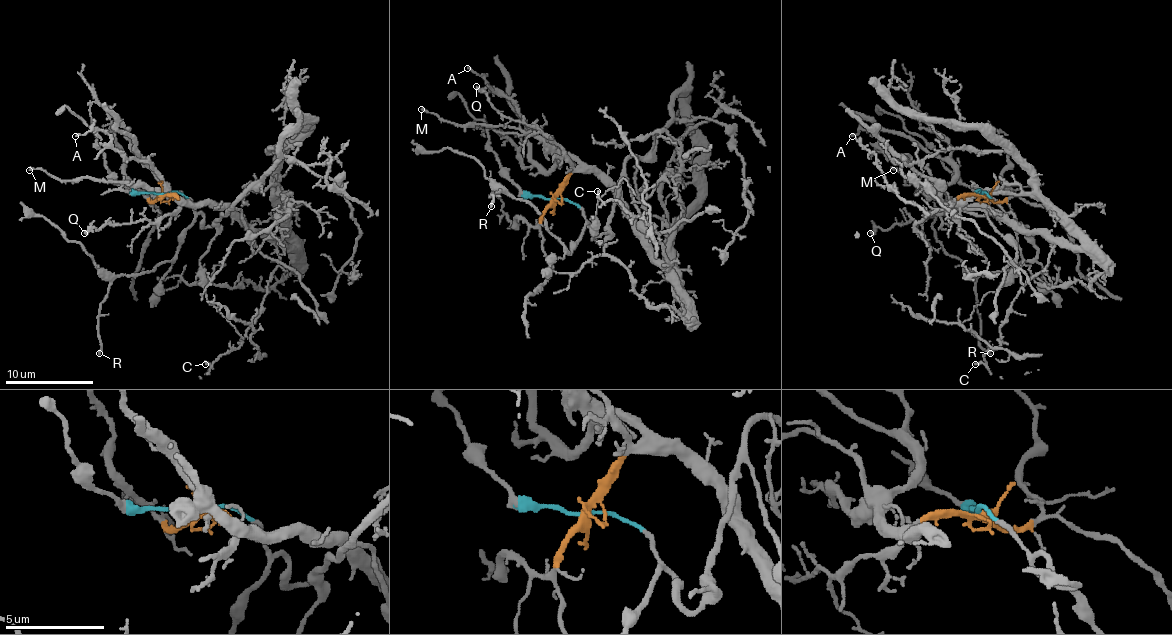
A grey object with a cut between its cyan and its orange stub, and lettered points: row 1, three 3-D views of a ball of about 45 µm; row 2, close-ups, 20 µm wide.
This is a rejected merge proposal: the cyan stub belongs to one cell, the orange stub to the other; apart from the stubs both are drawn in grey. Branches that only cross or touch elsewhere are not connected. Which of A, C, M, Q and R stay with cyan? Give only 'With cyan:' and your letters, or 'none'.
With cyan: R

